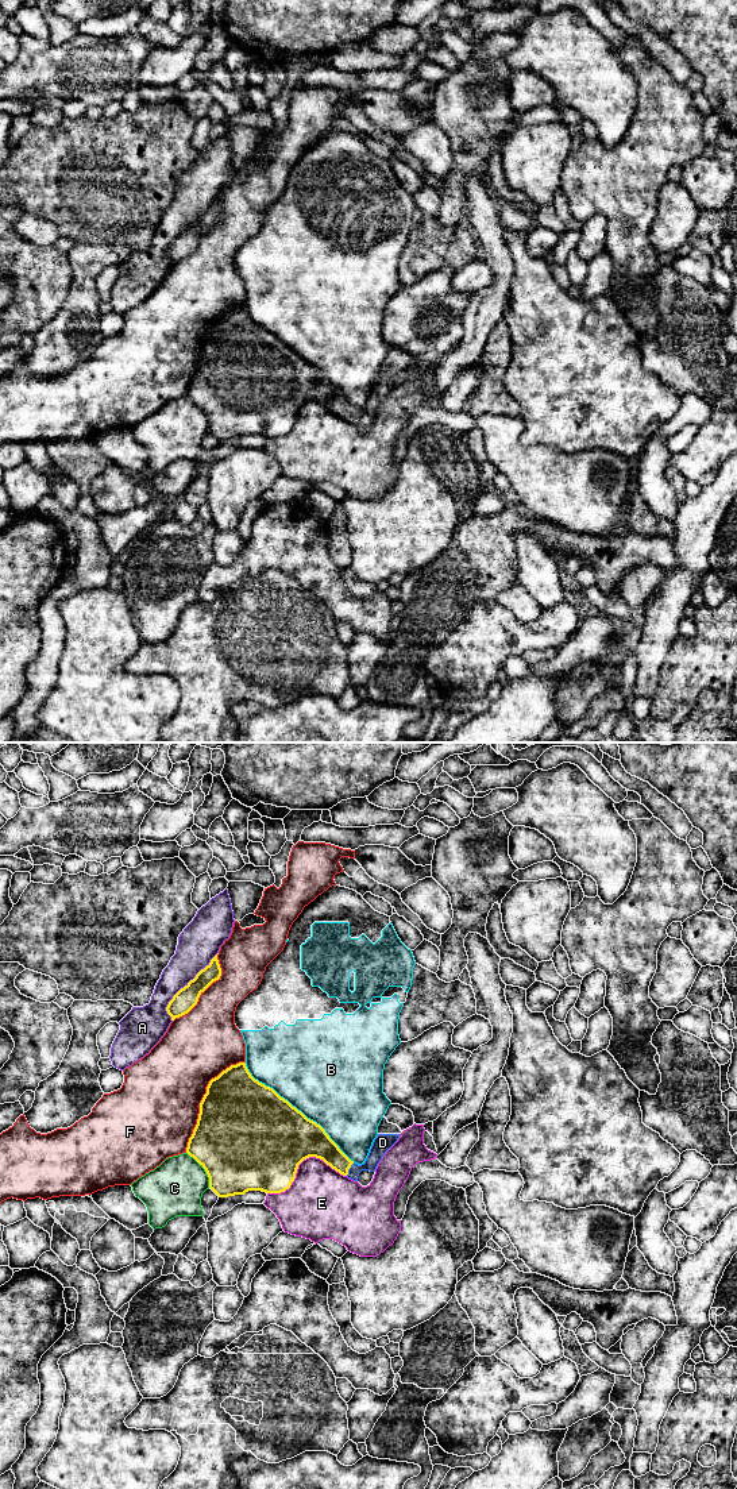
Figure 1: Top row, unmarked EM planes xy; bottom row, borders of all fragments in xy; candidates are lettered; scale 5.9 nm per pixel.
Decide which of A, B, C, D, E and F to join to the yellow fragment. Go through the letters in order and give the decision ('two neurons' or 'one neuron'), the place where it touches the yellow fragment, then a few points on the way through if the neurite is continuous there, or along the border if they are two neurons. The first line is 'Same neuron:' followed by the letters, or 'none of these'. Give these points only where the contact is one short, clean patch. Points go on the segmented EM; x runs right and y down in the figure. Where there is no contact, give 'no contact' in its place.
Same neuron: D
A: two neurons; meets yellow in xy at (185, 986)
B: two neurons; meets yellow in xy at (297, 1110)
C: two neurons; meets yellow in xy at (204, 1168)
D: one neuron; meets yellow in xy at (348, 1168); runs through xy (316, 1142), (348, 1168), (365, 1167), (382, 1144)
E: two neurons; meets yellow in xy at (300, 1162)
F: two neurons; meets yellow in xy at (203, 1099)

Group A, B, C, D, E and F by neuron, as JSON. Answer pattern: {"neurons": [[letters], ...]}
{"neurons": [["A"], ["B"], ["C"], ["D"], ["E"], ["F"]]}

